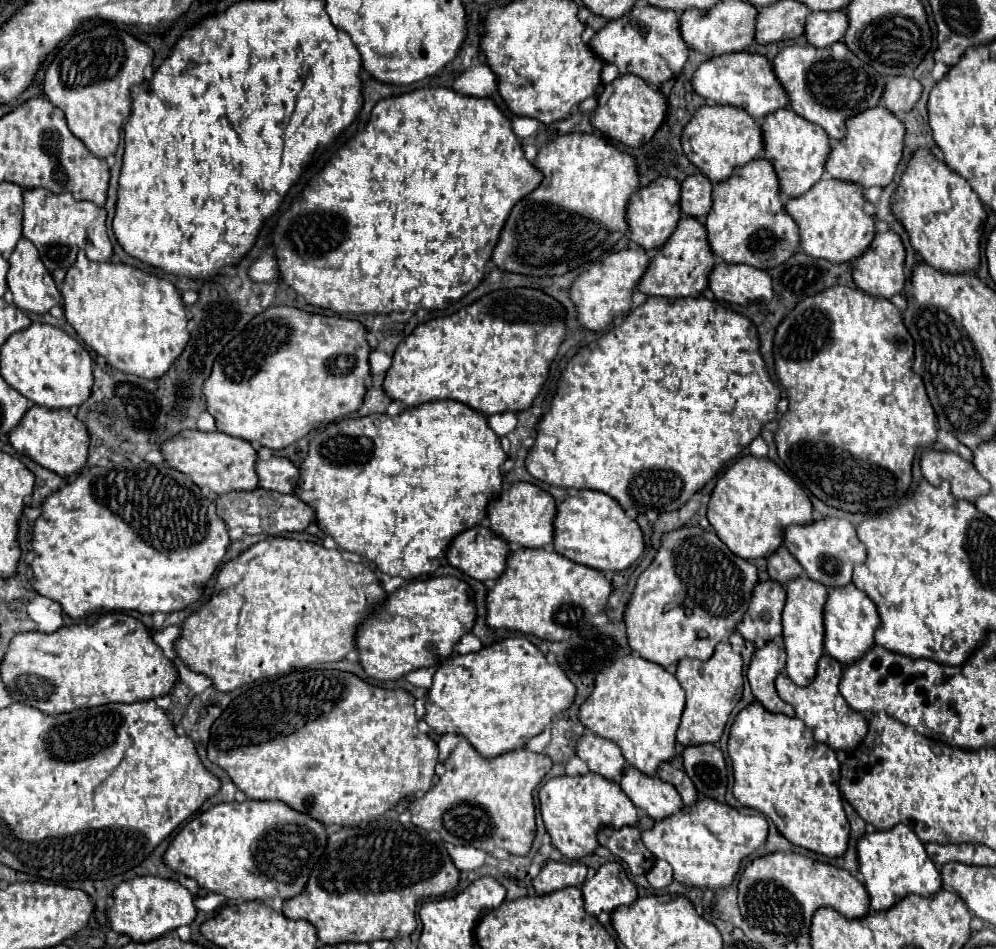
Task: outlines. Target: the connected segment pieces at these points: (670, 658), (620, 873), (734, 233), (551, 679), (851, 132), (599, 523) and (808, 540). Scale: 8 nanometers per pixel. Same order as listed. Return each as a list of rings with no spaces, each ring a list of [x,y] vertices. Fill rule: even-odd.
[[[682,526],[662,534],[660,548],[652,564],[638,576],[624,610],[626,636],[632,652],[662,668],[682,658],[708,660],[716,644],[736,632],[756,582],[756,566],[734,556],[712,530]],[[670,602],[676,602],[684,612],[664,612],[664,606]],[[698,630],[706,636],[698,638]]]
[[[618,862],[602,864],[592,878],[582,884],[584,908],[588,914],[612,912],[618,906],[628,906],[638,898],[636,886],[628,880],[624,868]]]
[[[762,158],[748,162],[748,166],[734,168],[728,180],[714,184],[712,208],[706,218],[706,230],[708,230],[708,244],[714,256],[718,256],[722,262],[728,264],[748,264],[754,268],[774,268],[786,262],[794,252],[798,252],[798,242],[800,242],[796,222],[784,212],[784,202],[776,184],[774,168],[770,162]]]
[[[504,638],[480,652],[454,654],[442,660],[428,688],[424,722],[436,734],[458,734],[482,756],[494,758],[522,748],[526,740],[540,734],[552,718],[574,700],[576,688],[564,670],[548,664],[546,656],[526,638]]]
[[[884,106],[868,108],[852,118],[848,118],[848,132],[844,140],[832,144],[826,172],[842,182],[852,182],[864,188],[870,186],[888,186],[894,178],[898,160],[902,158],[902,142],[904,142],[904,126],[902,122],[888,112]]]
[[[580,490],[556,508],[554,550],[576,564],[590,566],[600,572],[616,572],[626,570],[642,556],[644,538],[636,520],[628,518],[616,500],[596,490]]]
[[[824,516],[820,520],[814,520],[804,526],[788,526],[782,532],[784,546],[792,552],[792,556],[802,564],[808,578],[828,586],[828,588],[840,588],[852,582],[852,570],[858,562],[866,560],[866,548],[858,540],[854,526],[844,518],[832,518]]]

